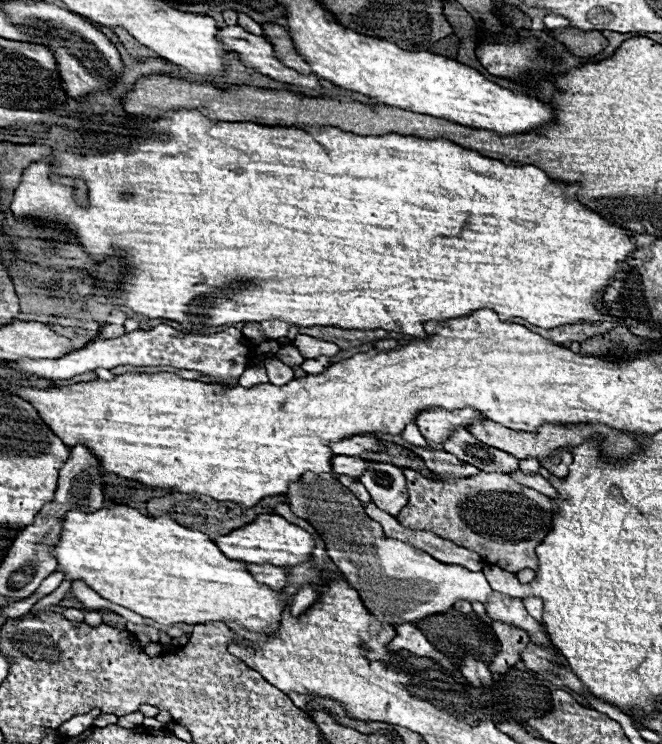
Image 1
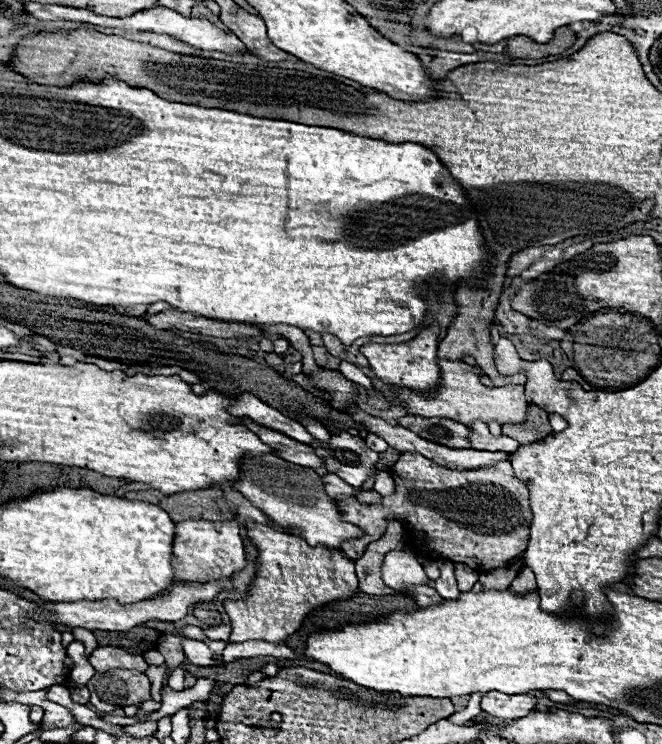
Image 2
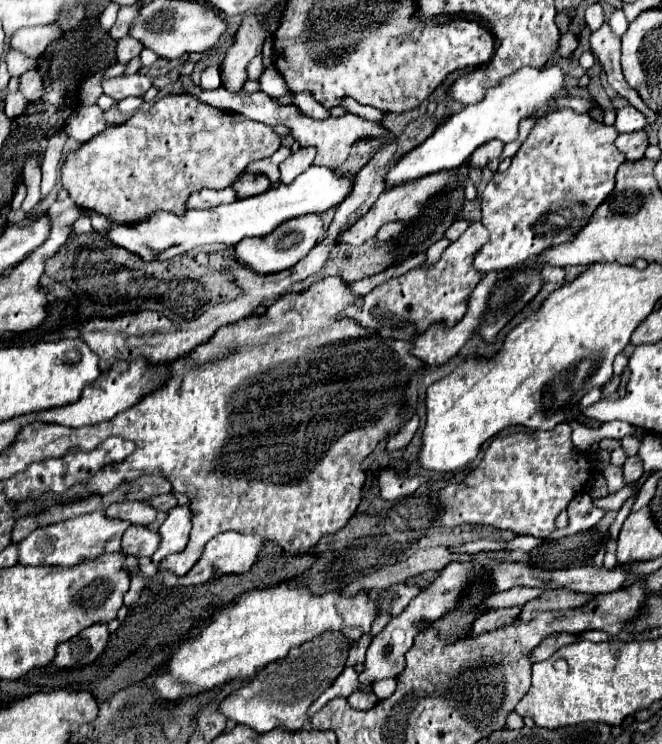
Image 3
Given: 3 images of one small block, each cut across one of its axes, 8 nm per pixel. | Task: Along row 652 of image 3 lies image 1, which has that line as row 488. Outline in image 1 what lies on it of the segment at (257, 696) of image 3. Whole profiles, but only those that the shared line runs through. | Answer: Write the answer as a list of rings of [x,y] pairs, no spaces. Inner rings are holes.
[[[304,472],[300,480],[290,482],[286,500],[290,510],[298,518],[308,520],[322,536],[328,556],[344,578],[358,590],[368,612],[378,620],[388,624],[416,622],[452,608],[458,600],[486,602],[492,592],[482,572],[470,572],[456,564],[440,564],[424,550],[396,538],[388,538],[380,524],[366,516],[362,502],[332,474],[316,476],[312,472]]]

